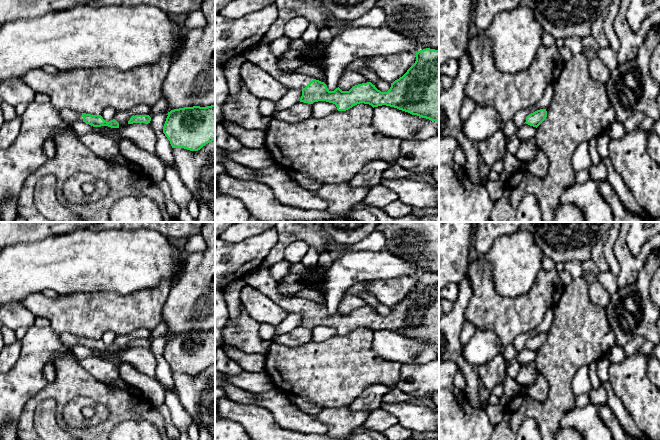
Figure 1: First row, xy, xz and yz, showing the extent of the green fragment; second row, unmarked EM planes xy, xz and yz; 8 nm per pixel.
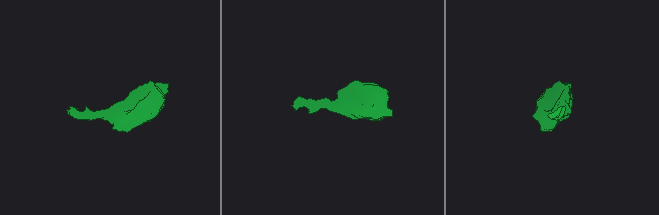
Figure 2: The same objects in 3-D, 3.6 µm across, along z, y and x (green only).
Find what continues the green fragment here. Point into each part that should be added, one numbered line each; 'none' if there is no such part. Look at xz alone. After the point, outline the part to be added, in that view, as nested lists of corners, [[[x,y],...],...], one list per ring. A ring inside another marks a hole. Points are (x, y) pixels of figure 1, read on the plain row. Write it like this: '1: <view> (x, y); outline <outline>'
1: xz (260, 278); outline [[[260,265],[256,269],[245,274],[242,279],[246,285],[250,285],[269,297],[273,302],[290,313],[303,313],[314,302],[303,297],[284,298],[277,287],[277,281],[273,278],[270,267]]]

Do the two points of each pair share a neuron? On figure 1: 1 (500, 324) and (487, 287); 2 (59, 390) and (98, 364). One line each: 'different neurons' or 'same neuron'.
1: same neuron
2: different neurons

